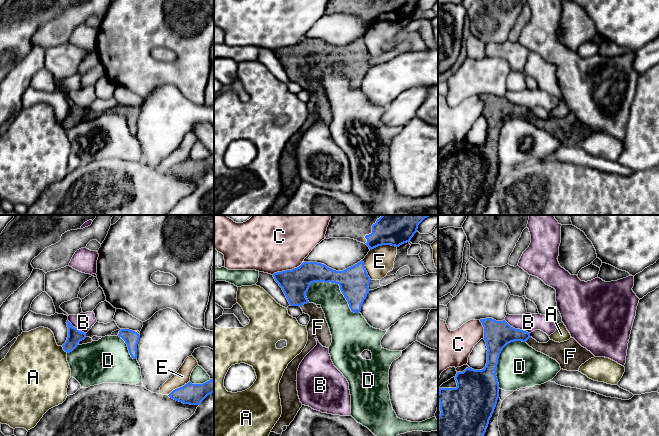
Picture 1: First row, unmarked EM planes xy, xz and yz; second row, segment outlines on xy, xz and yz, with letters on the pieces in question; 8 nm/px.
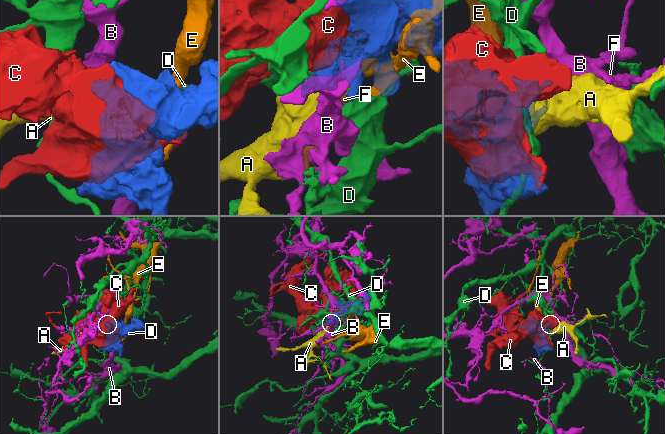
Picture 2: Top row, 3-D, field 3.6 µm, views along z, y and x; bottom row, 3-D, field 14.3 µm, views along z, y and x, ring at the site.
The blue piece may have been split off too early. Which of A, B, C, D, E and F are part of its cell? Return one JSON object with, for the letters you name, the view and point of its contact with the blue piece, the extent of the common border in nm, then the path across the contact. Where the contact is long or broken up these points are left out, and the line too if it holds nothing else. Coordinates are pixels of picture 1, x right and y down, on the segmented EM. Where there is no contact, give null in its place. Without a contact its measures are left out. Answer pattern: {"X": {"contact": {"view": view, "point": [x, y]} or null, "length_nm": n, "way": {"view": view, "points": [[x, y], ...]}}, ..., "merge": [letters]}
{"F": {"contact": {"view": "xy", "point": [81, 340]}, "length_nm": 90}, "merge": ["F"]}

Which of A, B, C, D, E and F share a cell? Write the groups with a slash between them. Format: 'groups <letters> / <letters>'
groups A E / B / C / D / F

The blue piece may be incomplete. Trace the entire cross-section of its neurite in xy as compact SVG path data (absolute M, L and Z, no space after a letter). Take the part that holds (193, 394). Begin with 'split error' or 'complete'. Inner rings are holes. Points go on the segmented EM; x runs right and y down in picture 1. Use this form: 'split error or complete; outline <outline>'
complete; outline M214 380L203 384L188 382L184 386L173 390L168 396L176 401L190 405L200 405L201 402L214 392Z

